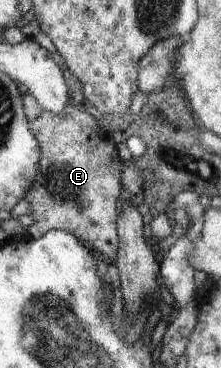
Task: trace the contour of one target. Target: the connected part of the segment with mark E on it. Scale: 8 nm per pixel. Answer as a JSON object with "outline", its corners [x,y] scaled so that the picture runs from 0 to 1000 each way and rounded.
{"outline":[[[335,283],[299,288],[271,313],[190,299],[154,323],[154,356],[172,356],[190,427],[172,435],[167,481],[104,535],[131,552],[136,584],[154,595],[154,606],[118,620],[118,639],[172,649],[226,625],[290,625],[403,663],[480,712],[525,704],[525,546],[552,524],[548,476],[561,443],[534,427],[520,378],[489,378],[511,361],[462,353],[434,321],[398,310],[371,288]]]}

